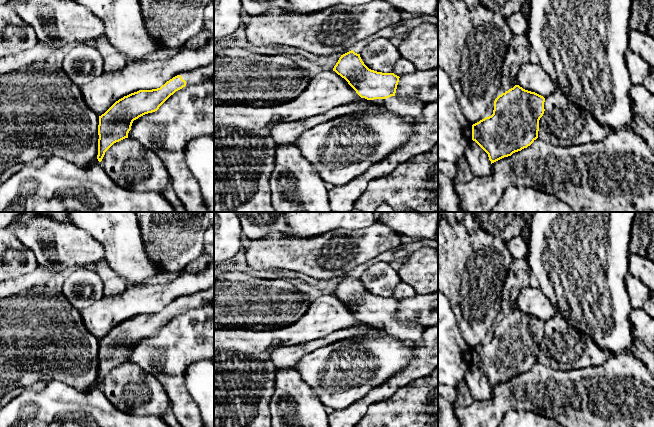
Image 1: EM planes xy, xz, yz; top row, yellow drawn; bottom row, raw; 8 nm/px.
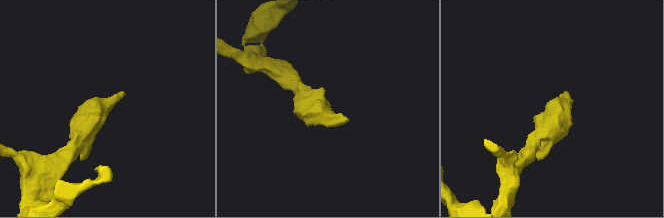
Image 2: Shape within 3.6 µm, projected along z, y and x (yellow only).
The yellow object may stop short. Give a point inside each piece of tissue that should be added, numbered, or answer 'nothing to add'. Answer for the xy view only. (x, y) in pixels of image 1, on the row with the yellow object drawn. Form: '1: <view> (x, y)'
1: xy (201, 74)

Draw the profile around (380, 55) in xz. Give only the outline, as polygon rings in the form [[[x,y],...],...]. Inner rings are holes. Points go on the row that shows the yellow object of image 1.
[[[380,37],[371,41],[360,52],[364,64],[371,70],[392,73],[396,62],[401,58],[398,48],[390,40]]]

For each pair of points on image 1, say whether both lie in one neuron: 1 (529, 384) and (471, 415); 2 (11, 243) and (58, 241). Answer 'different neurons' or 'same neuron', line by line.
1: same neuron
2: different neurons

